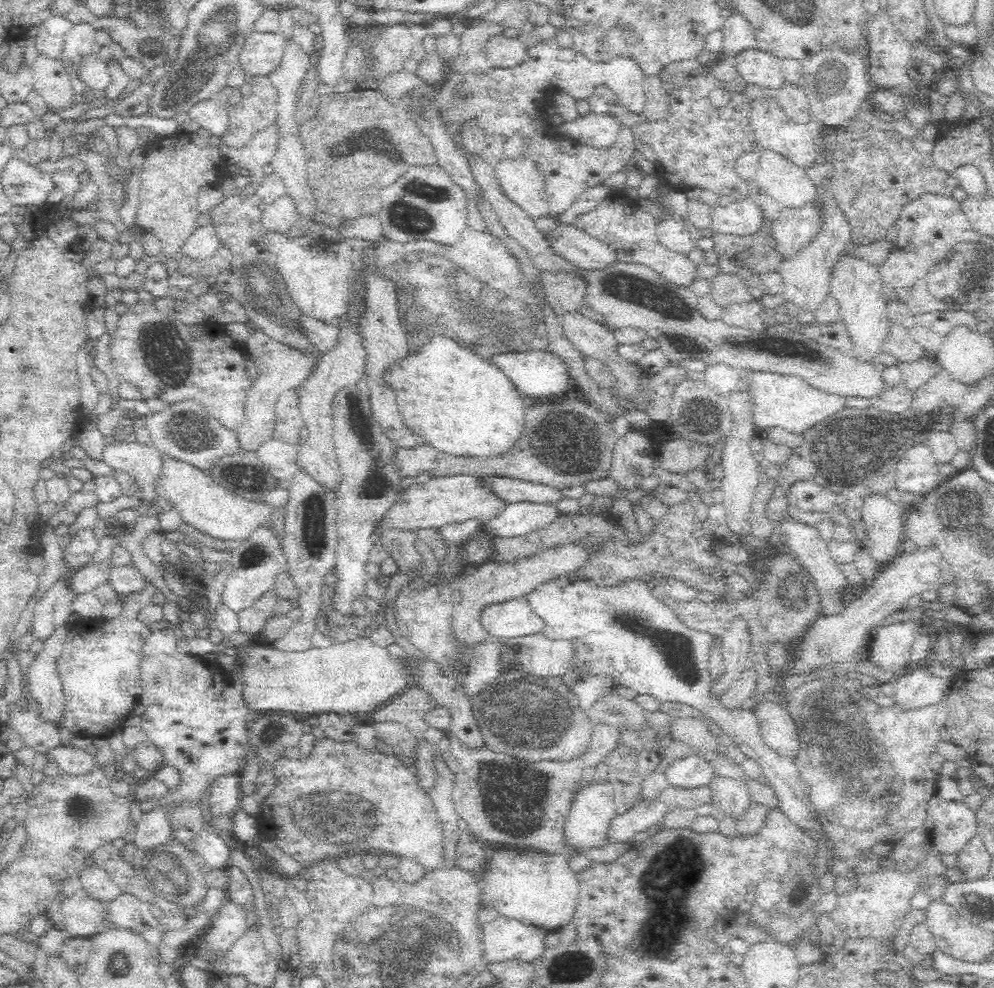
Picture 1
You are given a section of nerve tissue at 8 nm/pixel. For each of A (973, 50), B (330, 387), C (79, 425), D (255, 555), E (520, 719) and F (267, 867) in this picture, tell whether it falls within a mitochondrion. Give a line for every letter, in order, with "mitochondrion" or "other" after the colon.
A: other
B: other
C: other
D: mitochondrion
E: mitochondrion
F: other

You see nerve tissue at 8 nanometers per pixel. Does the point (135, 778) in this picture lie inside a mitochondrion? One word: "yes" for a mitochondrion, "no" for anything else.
no

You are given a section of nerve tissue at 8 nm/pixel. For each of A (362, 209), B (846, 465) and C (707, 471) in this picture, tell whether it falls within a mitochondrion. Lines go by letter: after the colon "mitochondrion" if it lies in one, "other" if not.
A: other
B: mitochondrion
C: other

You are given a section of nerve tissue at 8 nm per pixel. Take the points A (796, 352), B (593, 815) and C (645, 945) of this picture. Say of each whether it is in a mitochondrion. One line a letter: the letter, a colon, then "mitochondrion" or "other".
A: mitochondrion
B: other
C: mitochondrion

